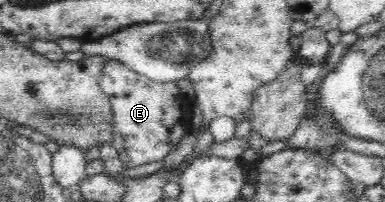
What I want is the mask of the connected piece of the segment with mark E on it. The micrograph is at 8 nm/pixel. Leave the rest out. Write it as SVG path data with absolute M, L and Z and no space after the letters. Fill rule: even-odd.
M113 59L104 67L100 87L114 112L111 144L124 168L163 160L170 150L177 148L182 136L193 130L192 99L181 93L176 81L156 83Z

